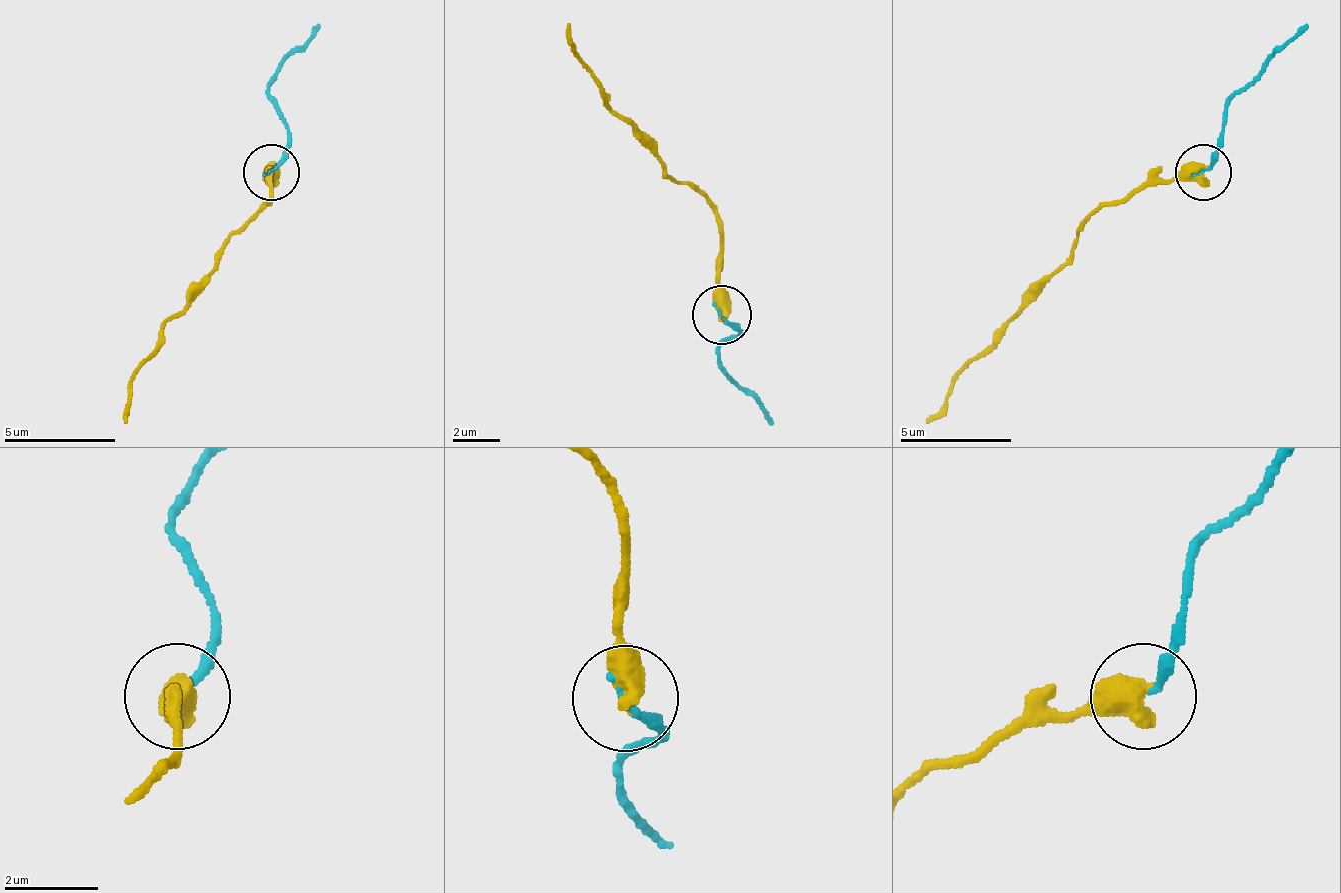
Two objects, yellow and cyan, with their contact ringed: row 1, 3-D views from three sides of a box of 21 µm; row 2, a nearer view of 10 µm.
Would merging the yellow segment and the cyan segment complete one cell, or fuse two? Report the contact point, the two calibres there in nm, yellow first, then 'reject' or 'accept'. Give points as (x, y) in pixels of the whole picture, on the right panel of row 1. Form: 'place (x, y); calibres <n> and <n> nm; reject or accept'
place (1203, 172); calibres 600 and 170 nm; accept

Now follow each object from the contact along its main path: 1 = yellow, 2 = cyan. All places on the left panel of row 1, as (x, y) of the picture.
1: (269, 170), (264, 204), (219, 265), (163, 327), (163, 344), (130, 383), (124, 422)
2: (269, 170), (286, 148), (286, 120), (269, 98), (269, 81), (320, 25)

